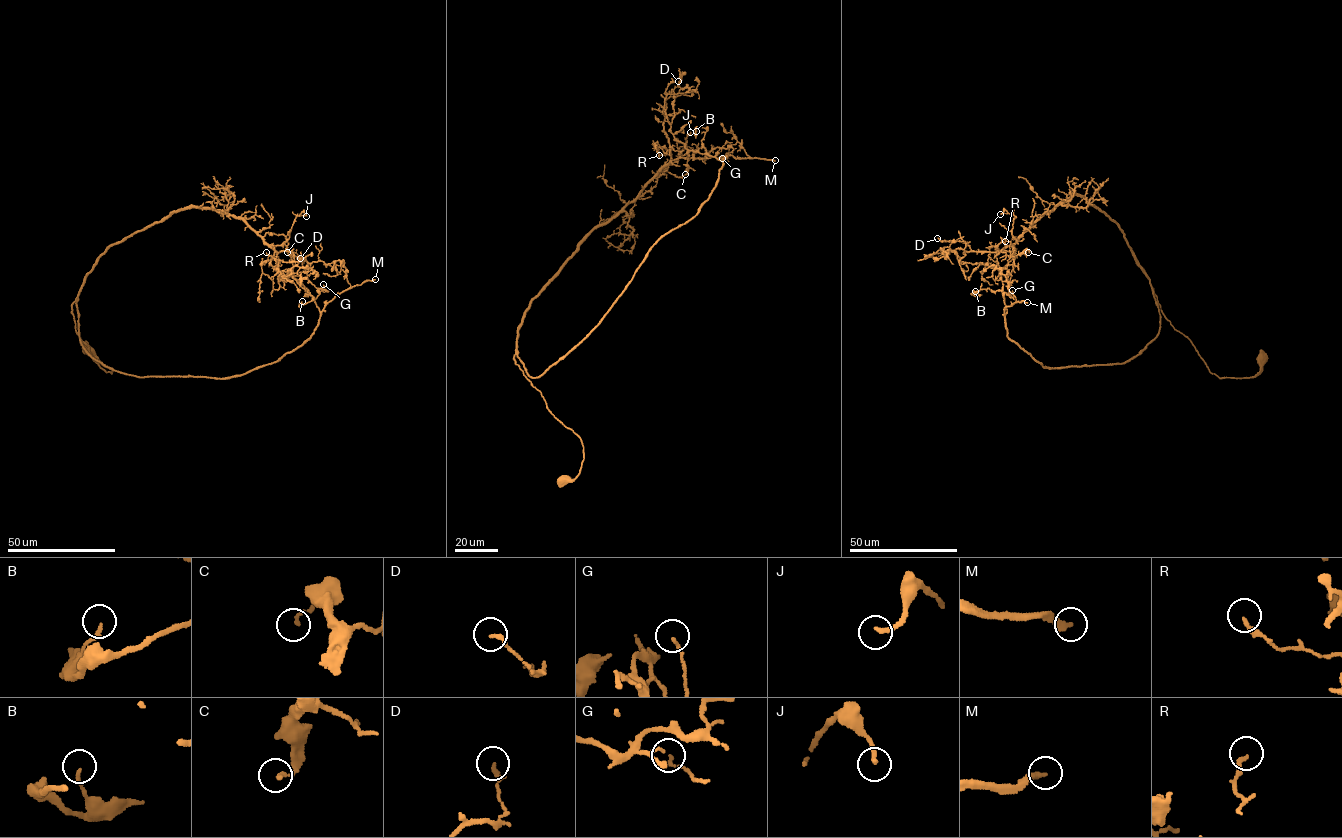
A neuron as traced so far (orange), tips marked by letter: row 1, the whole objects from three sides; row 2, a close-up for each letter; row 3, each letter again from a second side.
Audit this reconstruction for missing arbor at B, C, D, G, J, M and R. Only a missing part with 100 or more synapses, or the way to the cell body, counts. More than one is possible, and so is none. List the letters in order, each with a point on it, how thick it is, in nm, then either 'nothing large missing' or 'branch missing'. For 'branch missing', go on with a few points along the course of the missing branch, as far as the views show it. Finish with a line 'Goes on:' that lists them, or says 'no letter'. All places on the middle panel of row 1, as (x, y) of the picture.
B: (696, 131) | 140 nm | nothing large missing
C: (685, 174) | 160 nm | nothing large missing
D: (678, 81) | 170 nm | nothing large missing
G: (722, 158) | 110 nm | nothing large missing
J: (690, 132) | 190 nm | nothing large missing
M: (775, 160) | 240 nm | branch missing
R: (659, 155) | 200 nm | nothing large missing
Goes on: M

